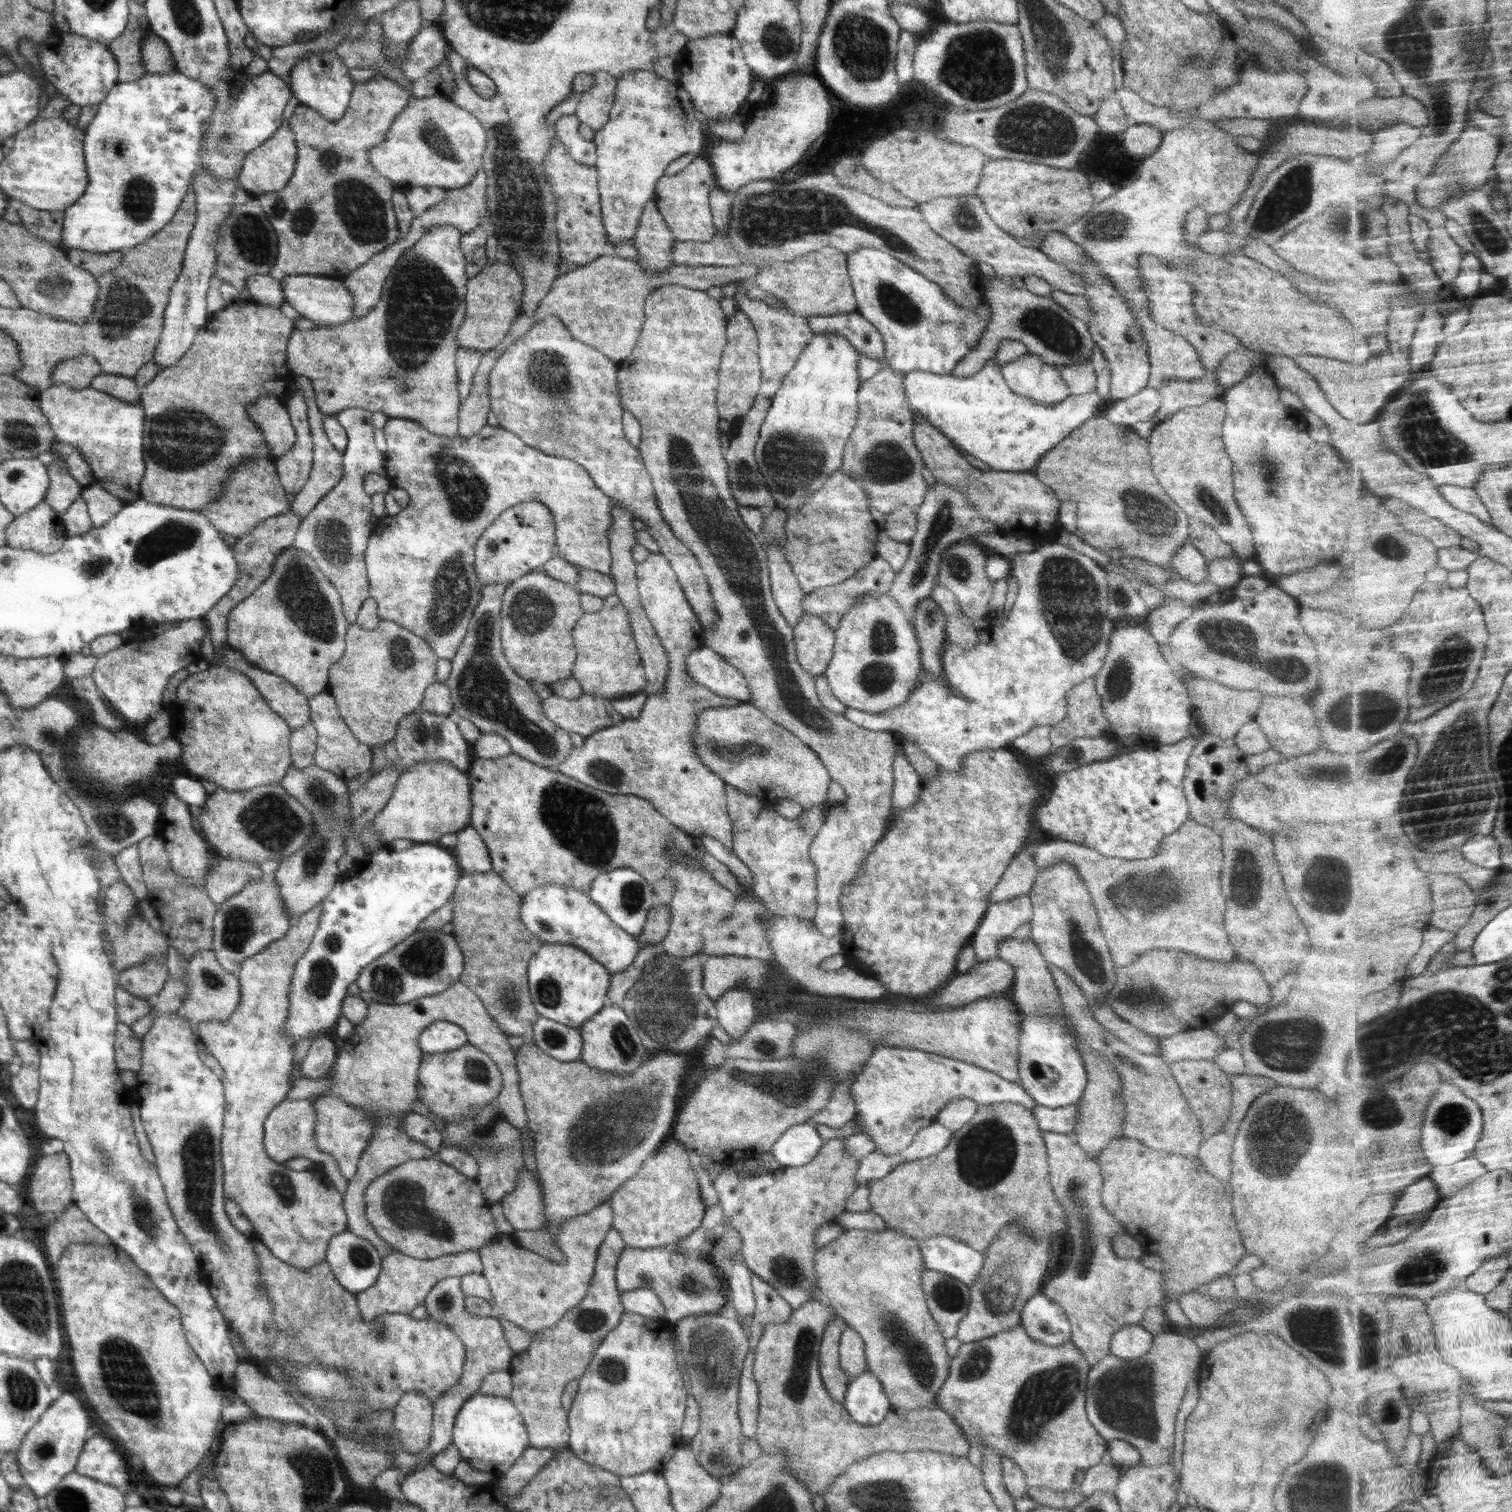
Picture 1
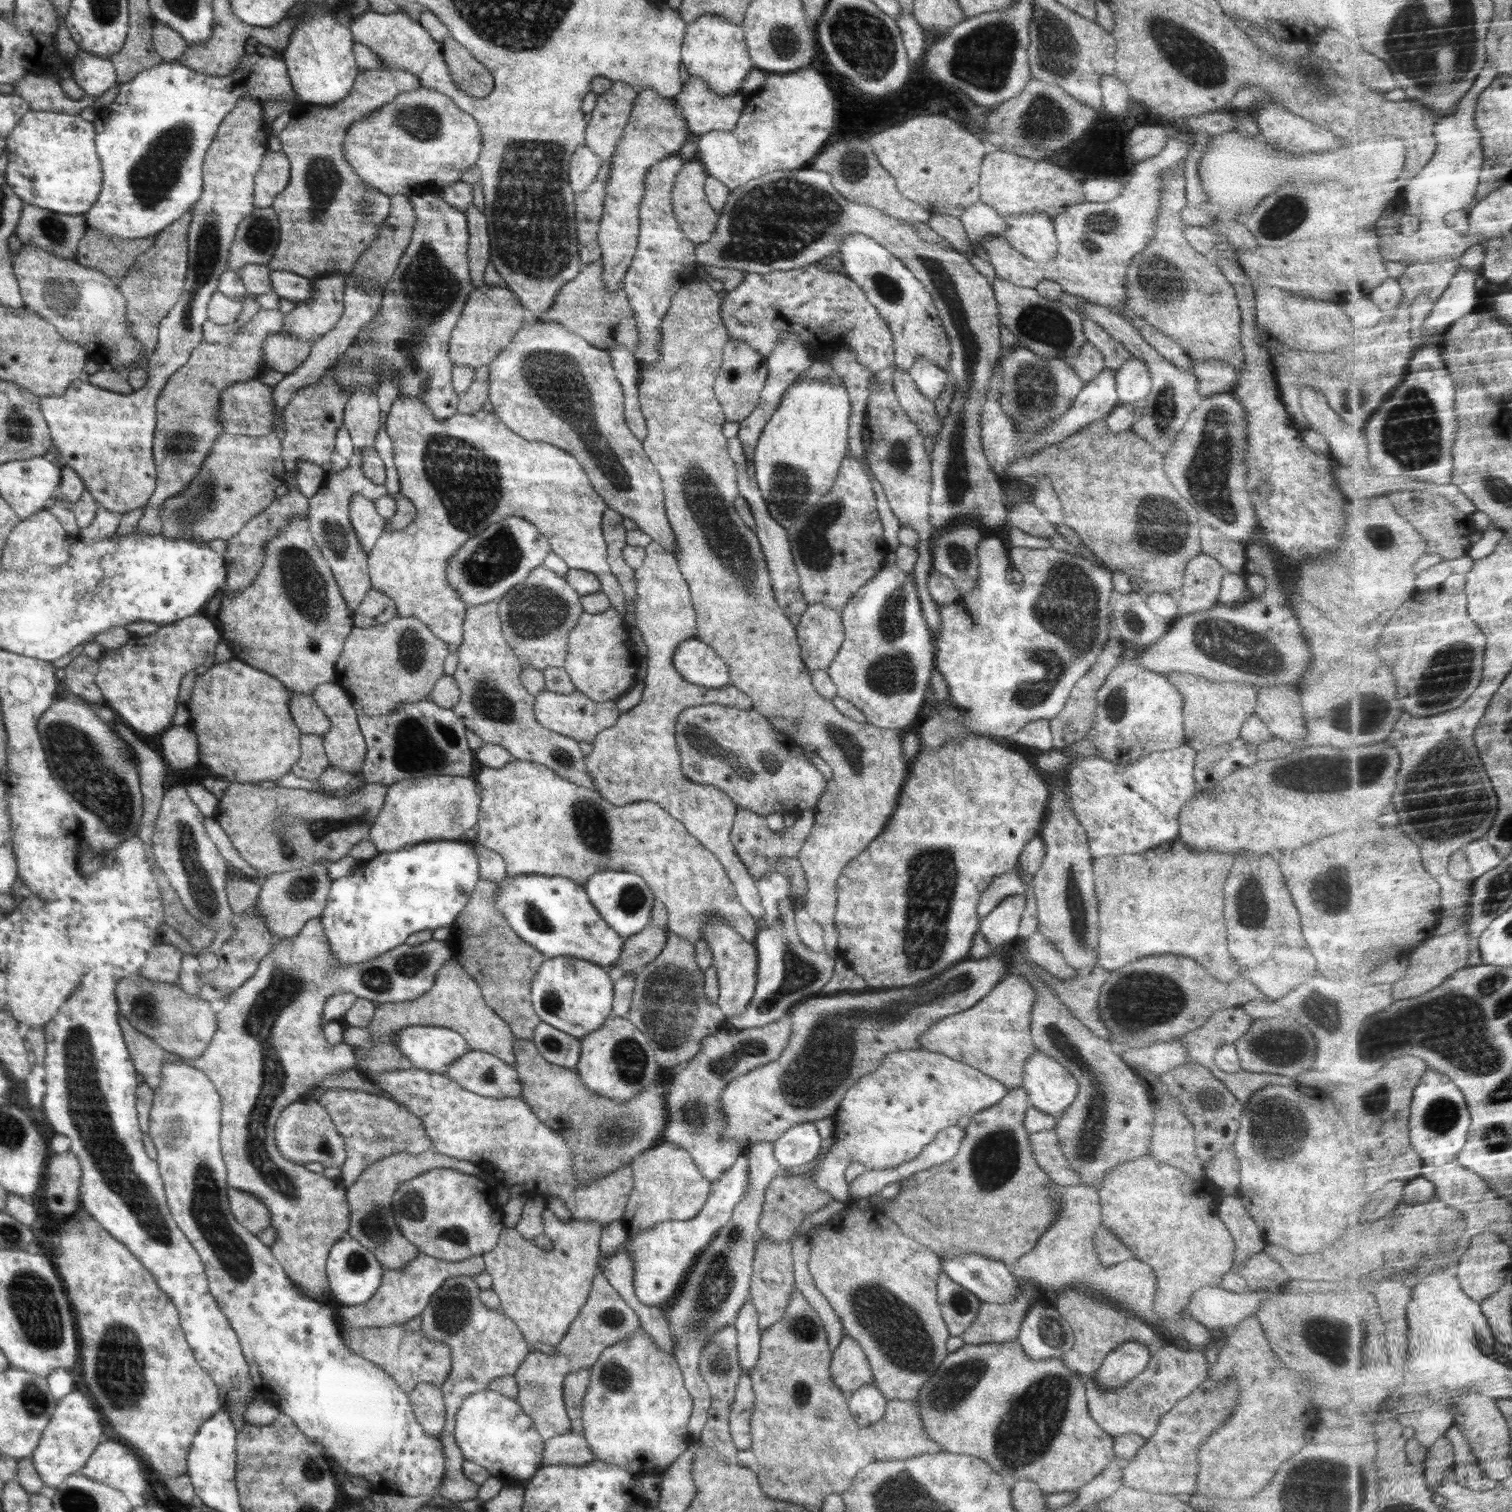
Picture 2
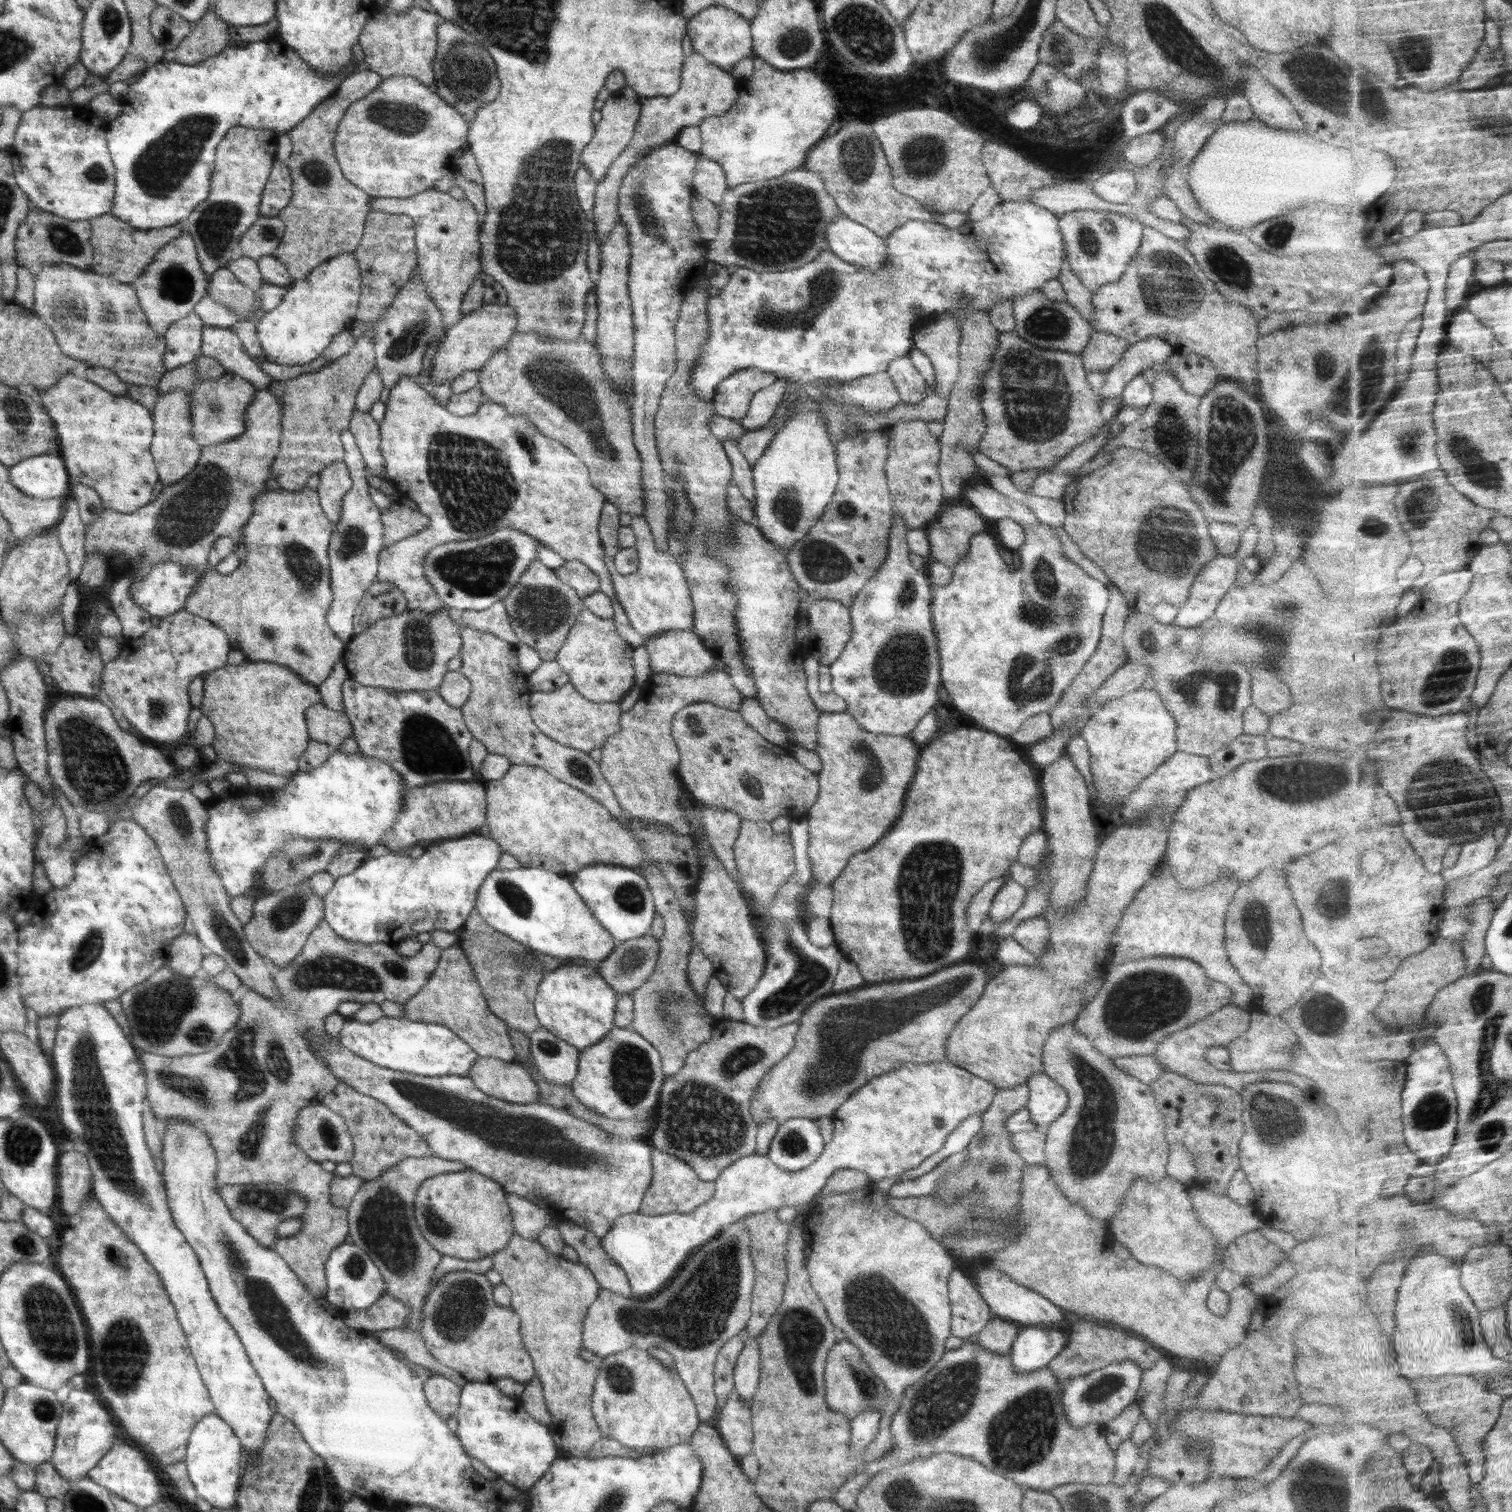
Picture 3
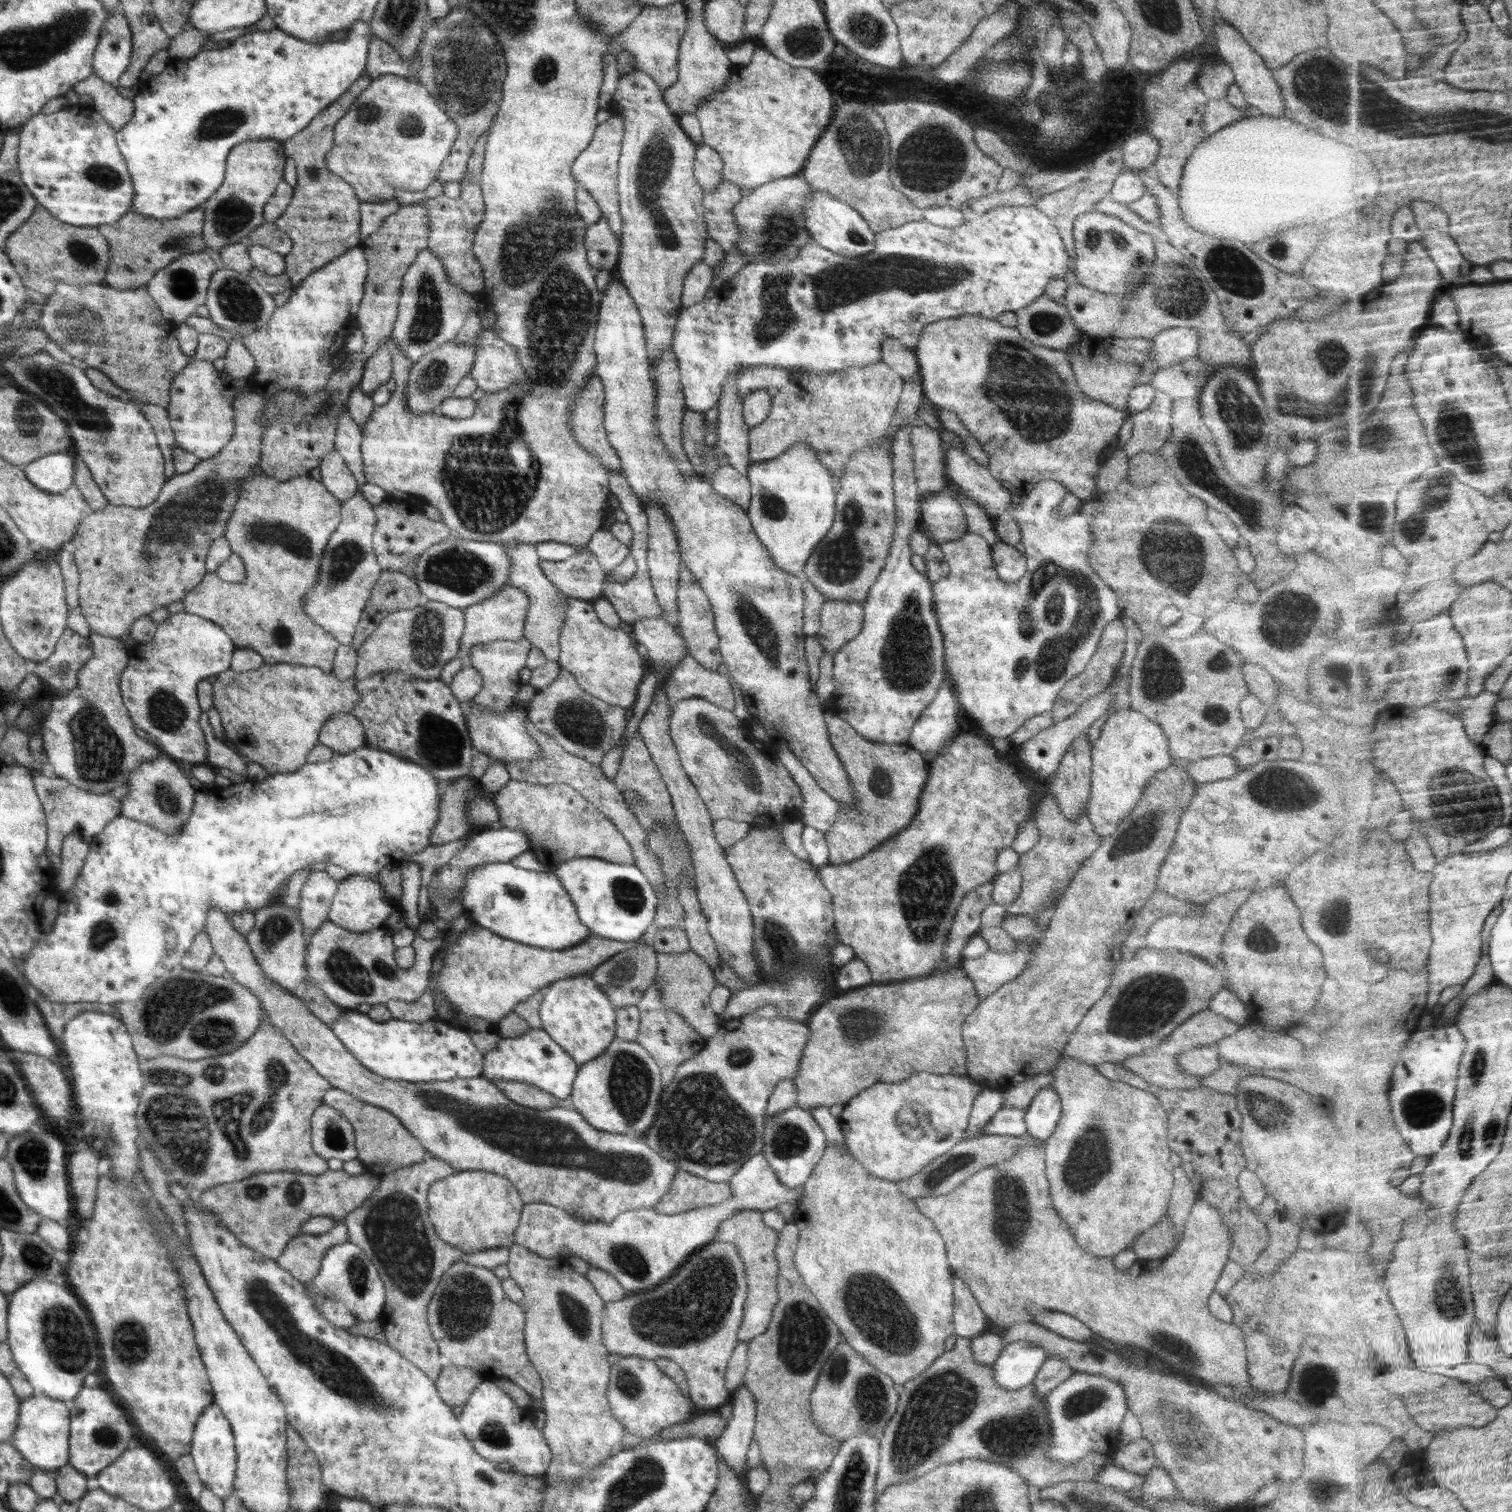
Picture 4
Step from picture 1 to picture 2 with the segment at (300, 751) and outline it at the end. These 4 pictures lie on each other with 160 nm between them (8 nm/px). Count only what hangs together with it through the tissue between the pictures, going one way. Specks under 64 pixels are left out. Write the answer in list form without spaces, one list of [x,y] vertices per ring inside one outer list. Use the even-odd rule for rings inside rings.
[[[304,734],[300,736],[301,755],[292,765],[291,772],[298,778],[316,780],[331,765],[328,760],[323,738],[317,734]]]

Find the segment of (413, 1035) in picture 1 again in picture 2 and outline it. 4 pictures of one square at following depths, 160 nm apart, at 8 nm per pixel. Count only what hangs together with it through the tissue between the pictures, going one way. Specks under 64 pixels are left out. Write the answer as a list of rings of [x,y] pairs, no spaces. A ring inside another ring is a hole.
[[[452,959],[436,975],[432,988],[422,996],[409,1001],[379,1003],[375,1007],[372,1022],[366,1028],[371,1032],[372,1048],[354,1047],[355,1069],[366,1074],[370,1080],[384,1071],[397,1071],[410,1067],[396,1047],[396,1034],[409,1026],[440,1026],[459,1032],[471,1050],[492,1053],[510,1066],[515,1066],[513,1051],[514,1036],[507,1022],[485,1003],[481,988],[477,982],[464,971],[460,964]],[[429,1149],[420,1154],[410,1152],[395,1152],[371,1164],[358,1180],[347,1187],[347,1203],[349,1206],[349,1229],[347,1237],[357,1240],[364,1245],[379,1260],[384,1269],[401,1270],[407,1268],[410,1260],[419,1255],[419,1250],[410,1242],[397,1227],[393,1215],[392,1197],[401,1181],[416,1178],[422,1172],[433,1168],[452,1168],[464,1174],[476,1175],[484,1182],[494,1182],[494,1176],[479,1169],[473,1162],[458,1160]]]

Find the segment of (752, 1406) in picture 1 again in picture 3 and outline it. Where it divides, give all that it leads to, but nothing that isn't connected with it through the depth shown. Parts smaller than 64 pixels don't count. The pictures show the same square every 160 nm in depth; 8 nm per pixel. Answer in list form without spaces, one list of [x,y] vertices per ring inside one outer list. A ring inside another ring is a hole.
[[[734,1390],[728,1395],[720,1411],[717,1430],[728,1451],[736,1456],[752,1454],[753,1430],[751,1427],[751,1405]]]

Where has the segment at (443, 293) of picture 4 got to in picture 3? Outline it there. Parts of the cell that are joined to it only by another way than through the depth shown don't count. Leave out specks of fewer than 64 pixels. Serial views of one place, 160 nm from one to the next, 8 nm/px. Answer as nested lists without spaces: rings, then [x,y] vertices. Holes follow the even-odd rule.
[[[413,275],[404,286],[396,293],[394,300],[377,322],[354,320],[353,327],[349,330],[352,335],[359,337],[370,333],[374,341],[374,370],[380,374],[384,388],[392,390],[396,382],[402,378],[414,379],[422,371],[422,359],[431,340],[441,334],[443,316],[435,300],[427,295],[427,288],[420,277]]]

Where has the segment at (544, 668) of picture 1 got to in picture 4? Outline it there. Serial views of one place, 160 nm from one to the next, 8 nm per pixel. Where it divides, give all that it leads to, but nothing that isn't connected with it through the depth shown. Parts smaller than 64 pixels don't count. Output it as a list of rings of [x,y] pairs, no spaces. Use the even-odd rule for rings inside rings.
[[[511,543],[505,548],[511,562],[510,580],[516,588],[524,591],[529,598],[529,607],[524,622],[524,637],[534,647],[539,648],[548,661],[558,662],[560,629],[564,628],[565,612],[569,603],[566,596],[547,576],[540,566],[541,558],[535,549],[536,544]]]

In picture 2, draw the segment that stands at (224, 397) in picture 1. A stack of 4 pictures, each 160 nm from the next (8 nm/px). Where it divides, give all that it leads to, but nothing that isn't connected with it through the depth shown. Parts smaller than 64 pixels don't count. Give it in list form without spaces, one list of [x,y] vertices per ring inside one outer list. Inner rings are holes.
[[[260,309],[252,318],[239,328],[239,332],[227,338],[224,343],[202,343],[192,350],[190,359],[184,367],[180,367],[166,382],[164,389],[160,390],[156,401],[156,428],[153,440],[153,459],[157,472],[156,485],[152,497],[147,502],[146,511],[139,521],[139,530],[159,534],[161,532],[161,506],[174,496],[180,496],[184,488],[188,488],[192,478],[198,474],[204,459],[213,447],[215,440],[223,433],[220,421],[220,395],[221,392],[238,383],[247,383],[256,379],[264,363],[264,339],[272,333],[282,330],[284,314],[278,309]]]

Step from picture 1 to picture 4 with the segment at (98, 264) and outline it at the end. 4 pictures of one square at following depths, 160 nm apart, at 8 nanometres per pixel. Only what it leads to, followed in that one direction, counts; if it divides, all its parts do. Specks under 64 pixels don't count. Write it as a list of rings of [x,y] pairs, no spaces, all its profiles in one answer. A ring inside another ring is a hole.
[[[198,205],[183,215],[158,220],[130,210],[114,224],[98,226],[98,230],[109,244],[106,284],[116,290],[144,288],[156,272],[168,266],[173,260],[189,252],[206,250],[203,237],[204,211],[204,206]]]

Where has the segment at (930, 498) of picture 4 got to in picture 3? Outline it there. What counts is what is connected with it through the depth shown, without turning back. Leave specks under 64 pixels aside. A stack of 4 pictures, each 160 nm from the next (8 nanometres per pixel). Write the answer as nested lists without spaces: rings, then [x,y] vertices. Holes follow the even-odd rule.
[[[966,503],[944,504],[936,520],[928,523],[924,528],[931,550],[929,559],[941,562],[953,570],[957,562],[966,556],[971,536],[984,533],[984,526],[986,526],[986,519]]]

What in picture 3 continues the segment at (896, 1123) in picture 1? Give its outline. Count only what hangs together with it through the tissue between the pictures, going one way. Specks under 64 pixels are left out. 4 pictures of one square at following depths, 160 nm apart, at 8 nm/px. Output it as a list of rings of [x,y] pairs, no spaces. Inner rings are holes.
[[[948,1060],[918,1064],[904,1062],[894,1069],[887,1069],[880,1076],[869,1079],[860,1089],[855,1090],[847,1100],[836,1109],[834,1134],[832,1141],[825,1145],[822,1154],[808,1168],[798,1172],[790,1172],[778,1168],[767,1155],[758,1153],[742,1156],[725,1168],[714,1180],[716,1190],[714,1196],[691,1213],[664,1213],[647,1215],[638,1211],[622,1215],[614,1220],[606,1235],[601,1237],[601,1245],[608,1256],[626,1273],[635,1295],[646,1298],[665,1288],[670,1280],[679,1272],[689,1257],[703,1244],[715,1239],[722,1230],[752,1214],[765,1210],[778,1210],[785,1206],[795,1206],[797,1214],[804,1216],[805,1204],[821,1192],[835,1170],[851,1168],[865,1172],[868,1178],[884,1180],[898,1176],[922,1164],[926,1157],[932,1156],[946,1142],[947,1136],[967,1116],[983,1113],[993,1102],[997,1088],[987,1080],[952,1064]]]

